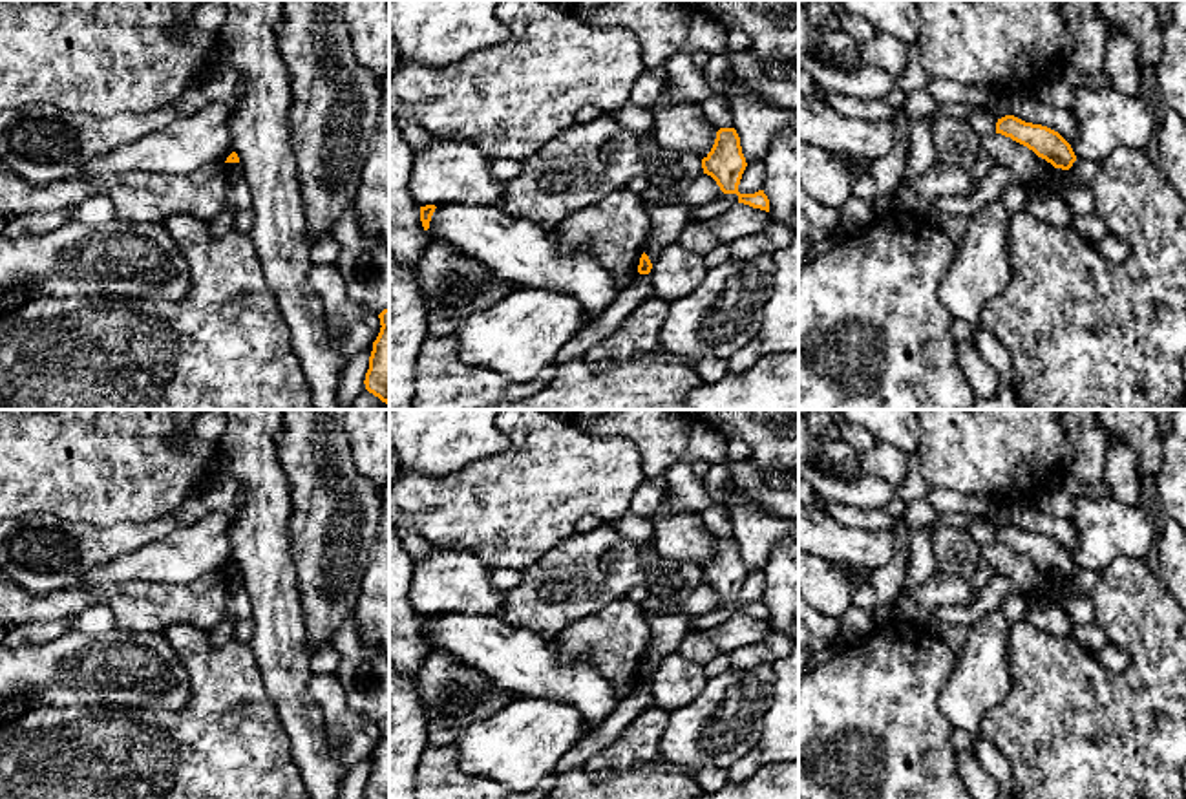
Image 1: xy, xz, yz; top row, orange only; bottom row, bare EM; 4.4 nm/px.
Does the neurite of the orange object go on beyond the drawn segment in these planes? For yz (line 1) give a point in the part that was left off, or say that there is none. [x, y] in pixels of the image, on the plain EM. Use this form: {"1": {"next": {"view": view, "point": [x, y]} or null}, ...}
{"1": {"next": null}}

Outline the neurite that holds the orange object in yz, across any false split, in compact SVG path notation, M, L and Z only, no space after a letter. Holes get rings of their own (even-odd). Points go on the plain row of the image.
M1005 525L996 532L996 543L1027 556L1054 578L1069 580L1076 570L1071 554L1054 539Z

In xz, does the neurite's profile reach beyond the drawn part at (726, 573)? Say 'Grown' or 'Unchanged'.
Unchanged

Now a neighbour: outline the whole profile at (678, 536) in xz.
M663 494L651 523L654 527L654 549L663 559L676 565L691 561L700 569L707 567L718 538L707 530L700 516L672 512Z

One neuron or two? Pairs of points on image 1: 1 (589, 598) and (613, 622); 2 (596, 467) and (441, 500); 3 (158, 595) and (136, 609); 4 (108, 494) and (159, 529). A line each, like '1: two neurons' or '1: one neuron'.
1: two neurons
2: one neuron
3: one neuron
4: two neurons

